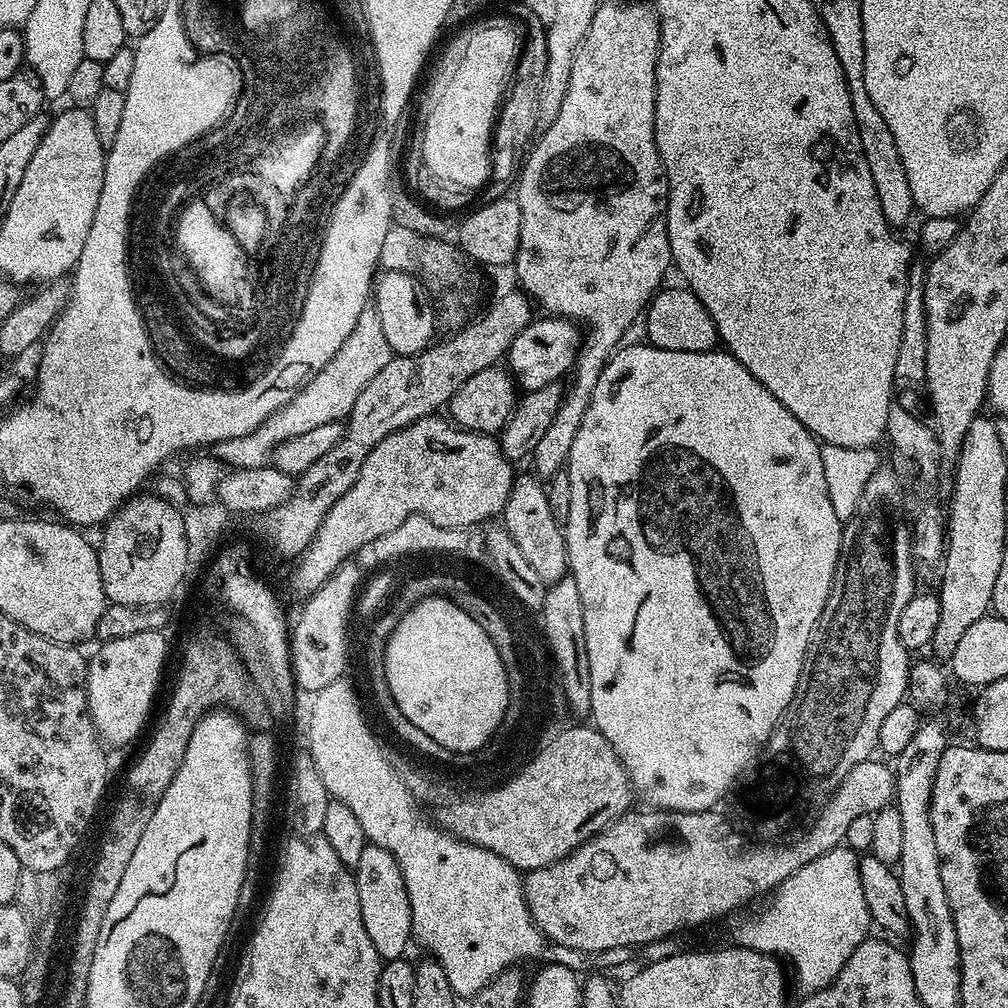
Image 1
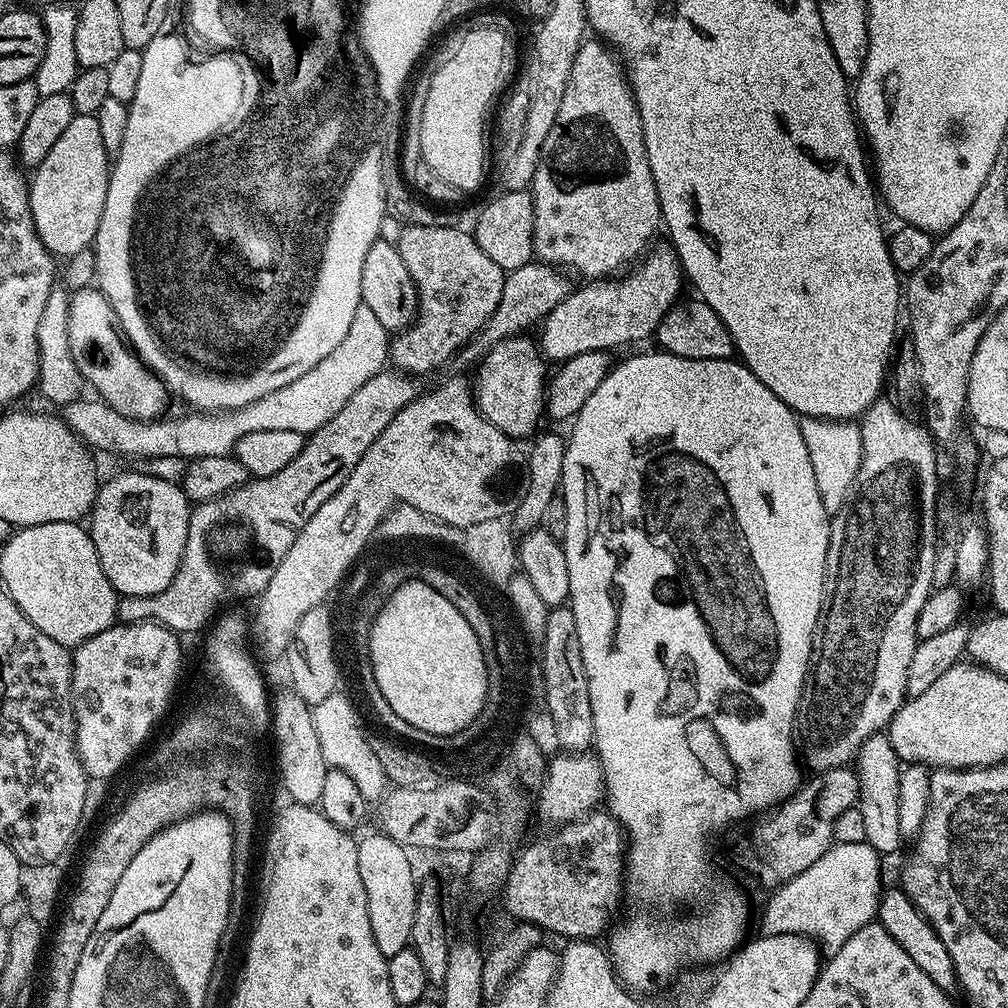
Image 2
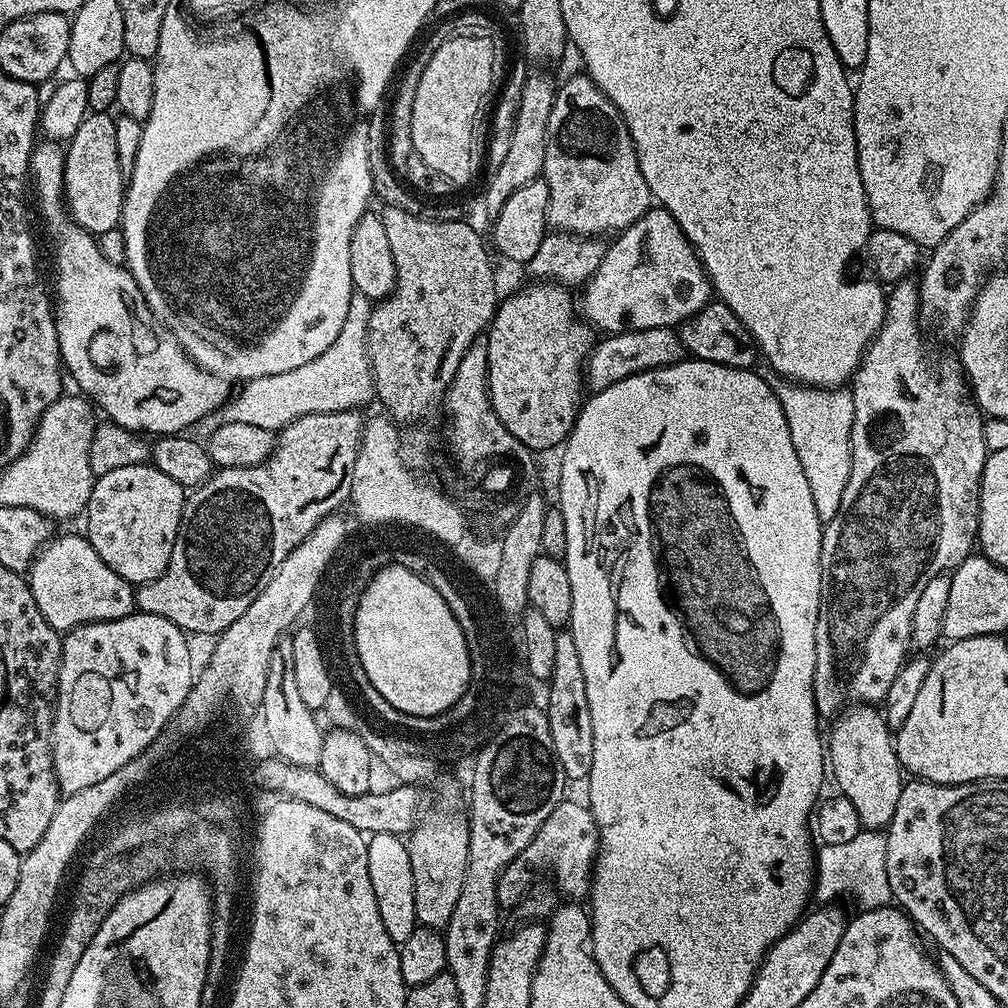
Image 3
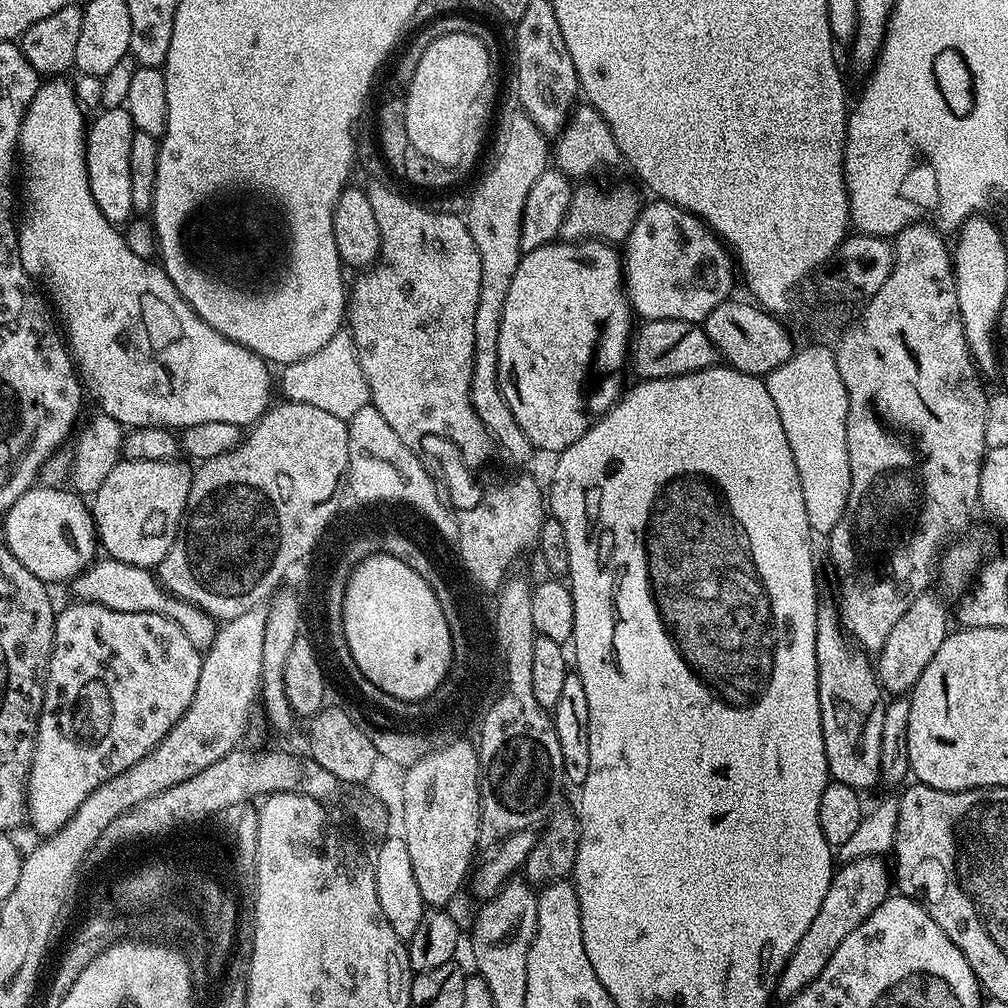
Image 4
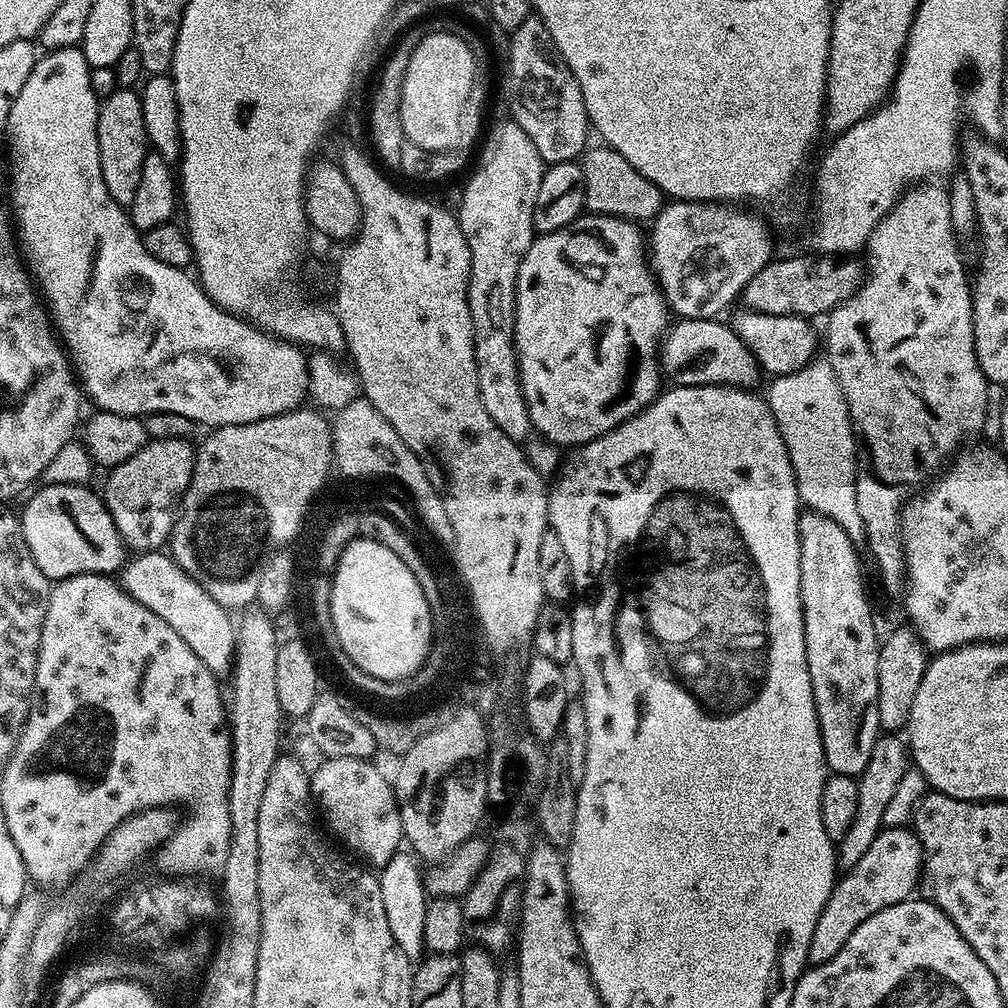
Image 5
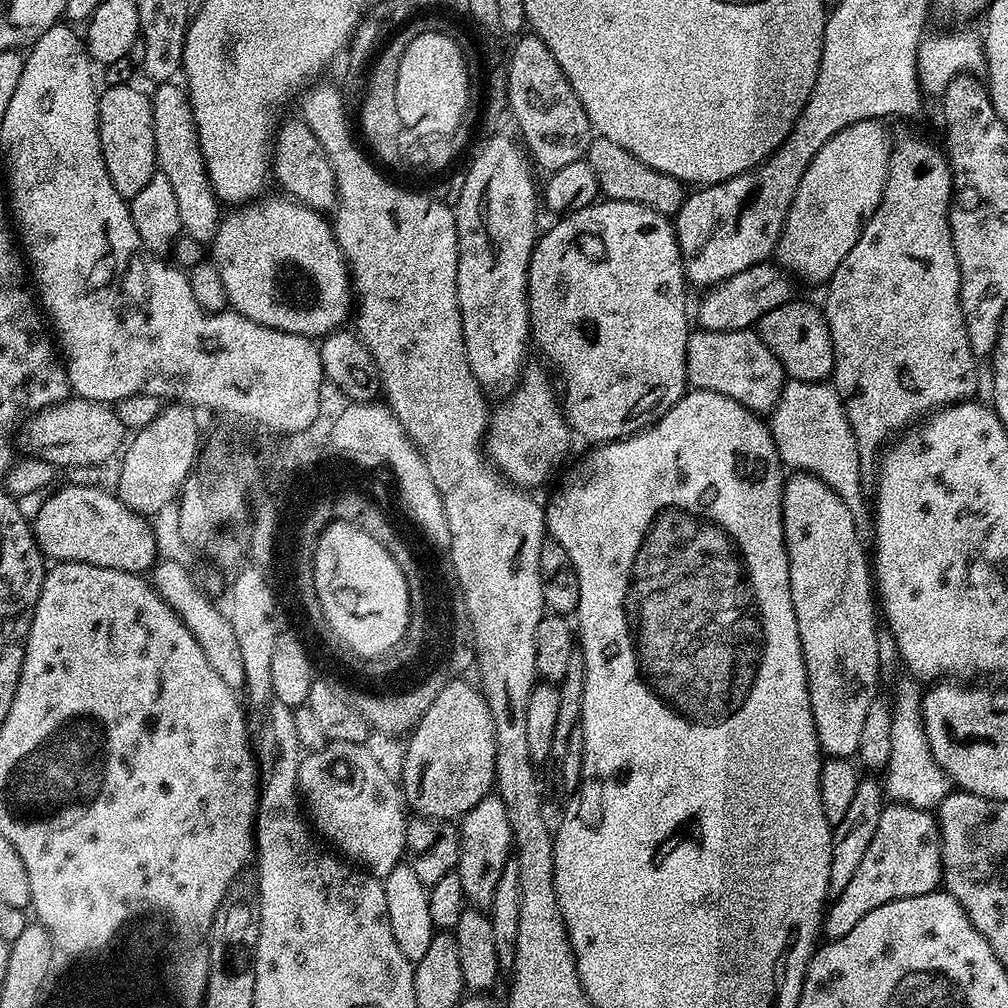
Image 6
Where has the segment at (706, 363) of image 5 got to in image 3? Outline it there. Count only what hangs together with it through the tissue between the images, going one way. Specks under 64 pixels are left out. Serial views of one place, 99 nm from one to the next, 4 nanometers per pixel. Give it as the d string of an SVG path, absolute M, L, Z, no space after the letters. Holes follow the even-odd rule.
M675 327L617 332L600 339L593 343L592 352L582 372L582 380L589 393L606 390L606 386L614 386L614 382L622 378L676 364L686 356L684 343L681 342L679 331Z

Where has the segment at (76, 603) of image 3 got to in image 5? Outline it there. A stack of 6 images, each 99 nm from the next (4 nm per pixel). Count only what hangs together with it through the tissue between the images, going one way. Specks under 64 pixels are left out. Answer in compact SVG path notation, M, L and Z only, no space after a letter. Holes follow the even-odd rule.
M167 551L133 555L120 569L118 583L127 590L130 598L142 602L146 610L158 614L166 626L172 627L174 634L178 634L178 638L182 638L182 642L186 642L186 646L190 646L190 650L194 650L194 654L206 662L217 678L223 677L223 672L232 672L238 631L233 613L214 602L214 598L210 598L210 594L206 594L206 590L202 590L202 586L198 586L198 582L194 582L194 578L190 578L190 574L186 574L186 570L182 570L182 566L178 566Z

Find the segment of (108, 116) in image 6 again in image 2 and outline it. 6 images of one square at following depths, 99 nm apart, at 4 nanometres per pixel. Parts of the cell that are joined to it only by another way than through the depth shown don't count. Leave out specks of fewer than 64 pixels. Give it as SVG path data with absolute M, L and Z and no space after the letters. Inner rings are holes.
M77 114L30 176L32 221L44 249L53 257L69 258L95 241L98 222L102 222L102 206L106 206L109 171L110 158L106 146L102 146L96 117Z

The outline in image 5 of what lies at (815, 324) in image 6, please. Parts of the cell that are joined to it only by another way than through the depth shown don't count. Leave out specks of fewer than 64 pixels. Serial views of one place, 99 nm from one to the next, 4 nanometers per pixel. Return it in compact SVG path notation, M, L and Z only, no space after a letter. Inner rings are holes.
M740 310L730 326L746 342L750 354L760 364L769 377L794 374L794 370L800 370L802 366L809 364L817 355L816 340L818 344L818 332L812 329L813 321L803 316L787 316L786 314L762 314L761 312L749 312Z

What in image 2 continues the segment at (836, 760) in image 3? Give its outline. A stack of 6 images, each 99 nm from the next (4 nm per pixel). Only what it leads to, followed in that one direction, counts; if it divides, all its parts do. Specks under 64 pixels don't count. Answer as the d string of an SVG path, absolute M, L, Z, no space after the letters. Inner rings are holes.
M877 734L866 738L854 761L856 781L860 784L858 807L866 826L866 842L881 854L892 852L902 843L898 830L898 782L902 771L902 762L894 754L887 735Z

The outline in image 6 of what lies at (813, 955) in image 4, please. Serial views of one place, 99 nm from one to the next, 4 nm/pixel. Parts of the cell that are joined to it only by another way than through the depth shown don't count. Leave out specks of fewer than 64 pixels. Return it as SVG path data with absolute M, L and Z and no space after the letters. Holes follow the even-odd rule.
M889 803L878 818L878 830L846 890L827 905L822 932L828 940L850 934L870 910L902 898L930 894L941 887L944 867L940 853L940 821L929 809Z

